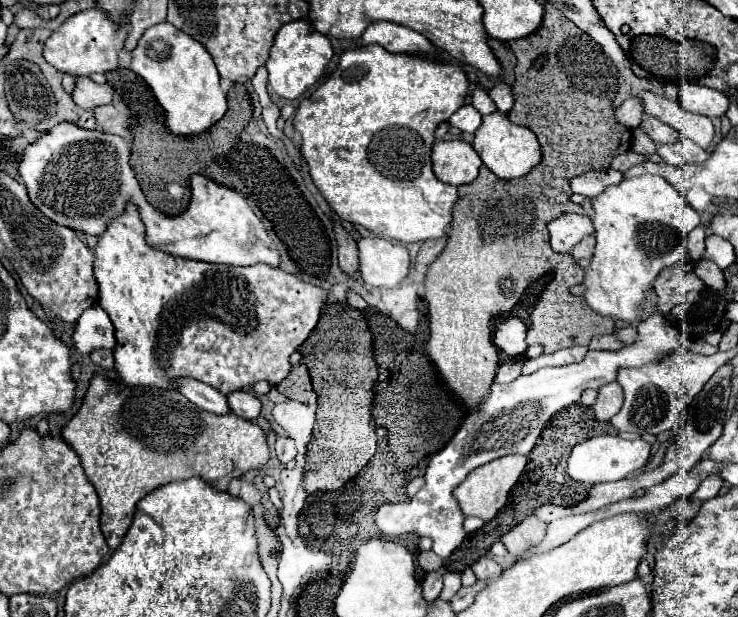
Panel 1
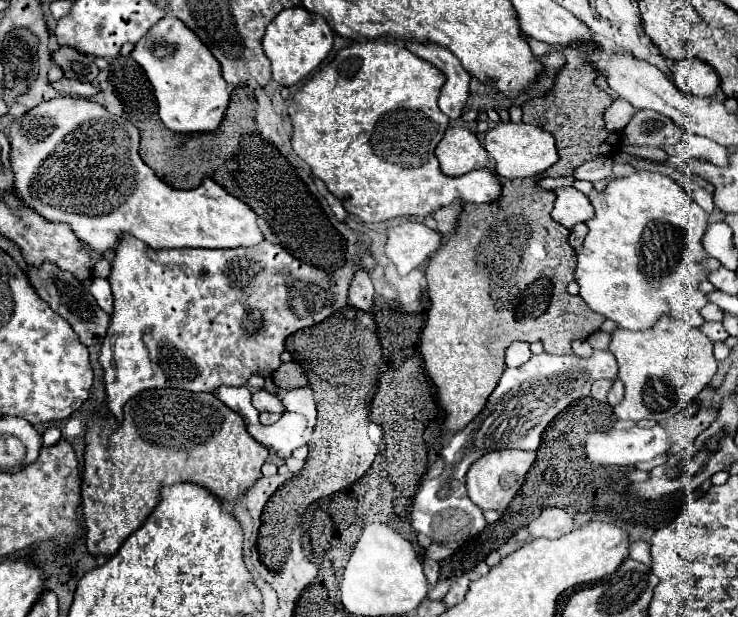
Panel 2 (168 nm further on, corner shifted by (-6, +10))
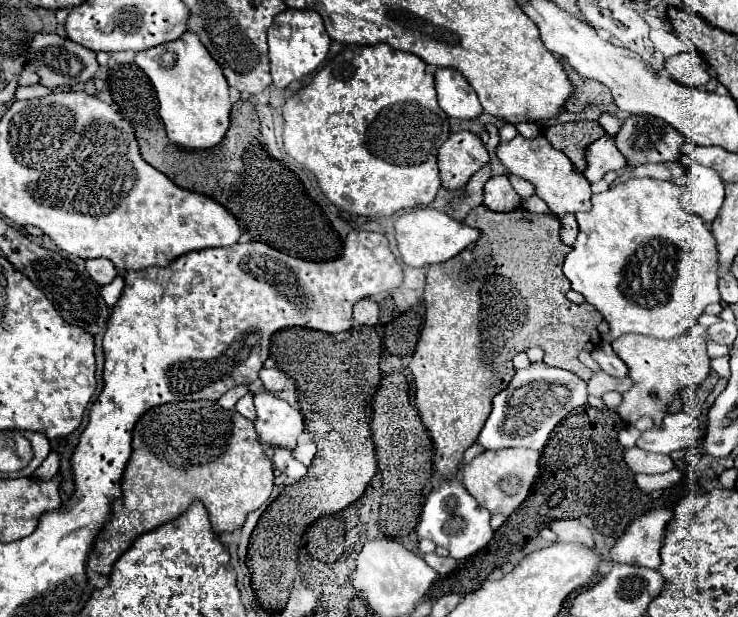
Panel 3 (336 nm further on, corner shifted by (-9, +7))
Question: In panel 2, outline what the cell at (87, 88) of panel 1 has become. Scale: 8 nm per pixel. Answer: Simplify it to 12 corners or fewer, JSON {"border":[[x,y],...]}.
{"border":[[58,48],[54,62],[66,78],[94,82],[100,72],[90,56]]}

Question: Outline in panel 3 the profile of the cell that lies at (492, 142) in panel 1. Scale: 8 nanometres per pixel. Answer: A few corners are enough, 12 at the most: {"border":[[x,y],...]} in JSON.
{"border":[[545,137],[499,143],[509,173],[555,213],[589,211],[591,187]]}

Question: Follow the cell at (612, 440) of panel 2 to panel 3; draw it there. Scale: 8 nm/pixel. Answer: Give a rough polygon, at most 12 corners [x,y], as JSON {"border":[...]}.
{"border":[[667,413],[641,433],[637,447],[669,455],[703,437],[699,419]]}

